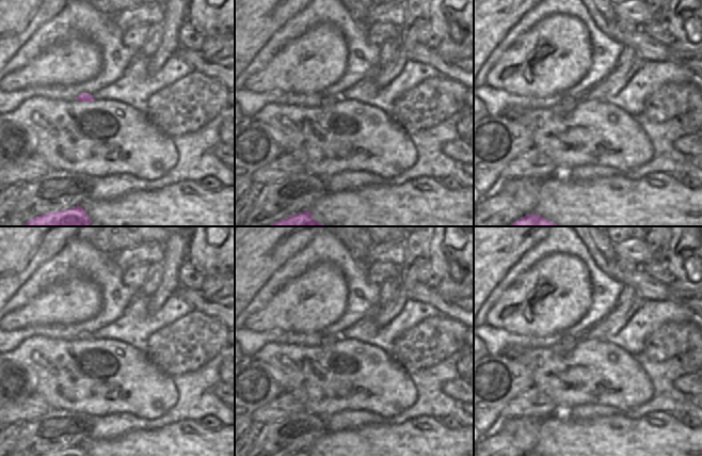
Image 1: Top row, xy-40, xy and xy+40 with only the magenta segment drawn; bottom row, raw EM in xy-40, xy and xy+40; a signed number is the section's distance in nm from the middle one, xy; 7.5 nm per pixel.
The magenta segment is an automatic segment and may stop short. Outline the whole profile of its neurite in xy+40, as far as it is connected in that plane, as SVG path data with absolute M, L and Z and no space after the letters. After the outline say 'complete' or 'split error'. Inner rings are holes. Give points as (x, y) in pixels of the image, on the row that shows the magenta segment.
M652 172L637 180L609 176L594 180L544 178L533 213L510 226L702 226L702 187L690 189L665 172Z | split error

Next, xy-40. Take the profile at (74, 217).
M182 180L153 191L131 191L116 200L86 200L81 206L39 215L26 226L90 226L92 221L106 226L235 226L235 187L208 191L198 182Z | split error

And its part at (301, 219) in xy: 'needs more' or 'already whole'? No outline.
needs more

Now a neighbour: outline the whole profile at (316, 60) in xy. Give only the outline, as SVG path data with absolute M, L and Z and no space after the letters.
M321 22L286 44L267 66L248 78L243 88L255 93L276 89L293 93L321 93L337 82L348 64L348 47L344 34L332 22Z

